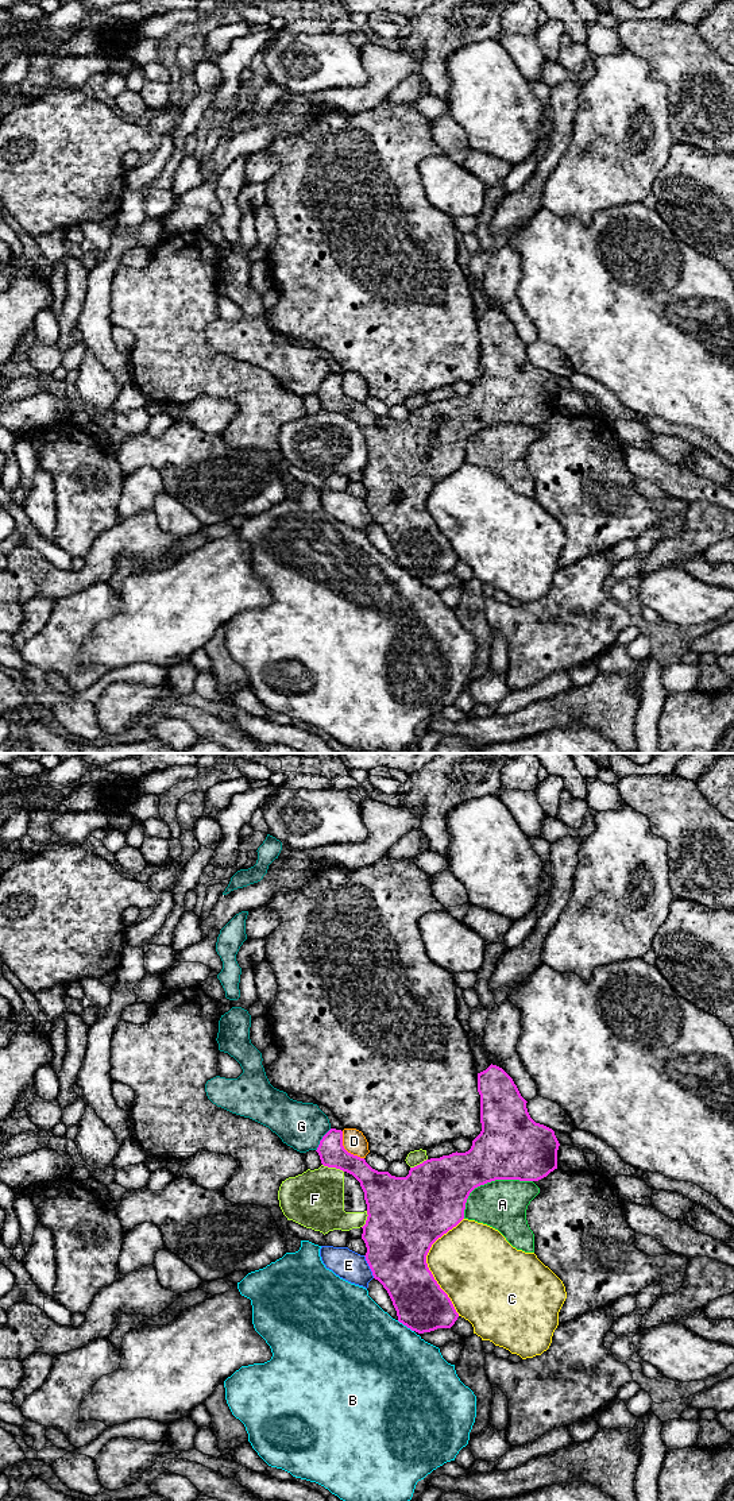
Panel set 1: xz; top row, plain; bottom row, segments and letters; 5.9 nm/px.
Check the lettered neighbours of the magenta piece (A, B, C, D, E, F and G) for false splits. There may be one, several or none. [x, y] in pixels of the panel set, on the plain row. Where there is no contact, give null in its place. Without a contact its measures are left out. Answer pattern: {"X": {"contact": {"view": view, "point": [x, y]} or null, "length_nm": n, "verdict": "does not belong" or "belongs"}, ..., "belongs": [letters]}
{"A": {"contact": {"view": "xz", "point": [489, 425]}, "length_nm": 480, "verdict": "does not belong"}, "B": {"contact": {"view": "xz", "point": [405, 568]}, "length_nm": 120, "verdict": "does not belong"}, "C": {"contact": {"view": "xz", "point": [427, 509]}, "length_nm": 600, "verdict": "does not belong"}, "D": {"contact": {"view": "xz", "point": [344, 393]}, "length_nm": 220, "verdict": "does not belong"}, "E": {"contact": {"view": "xz", "point": [369, 509]}, "length_nm": 150, "verdict": "does not belong"}, "F": {"contact": {"view": "xz", "point": [333, 411]}, "length_nm": 140, "verdict": "does not belong"}, "G": {"contact": {"view": "xz", "point": [321, 384]}, "length_nm": 160, "verdict": "does not belong"}, "belongs": []}

